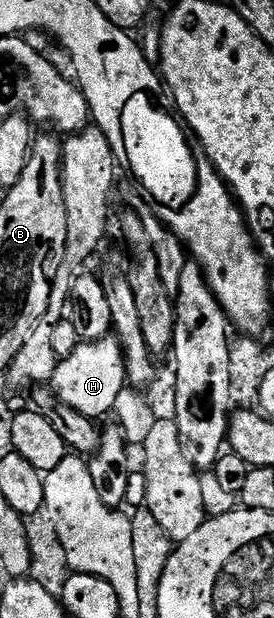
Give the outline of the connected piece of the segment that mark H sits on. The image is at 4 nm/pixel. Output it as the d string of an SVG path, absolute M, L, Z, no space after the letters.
M105 337L76 346L70 357L59 360L54 369L50 386L61 403L78 409L86 417L100 421L103 415L111 416L115 409L118 393L126 388L124 353L115 337Z

